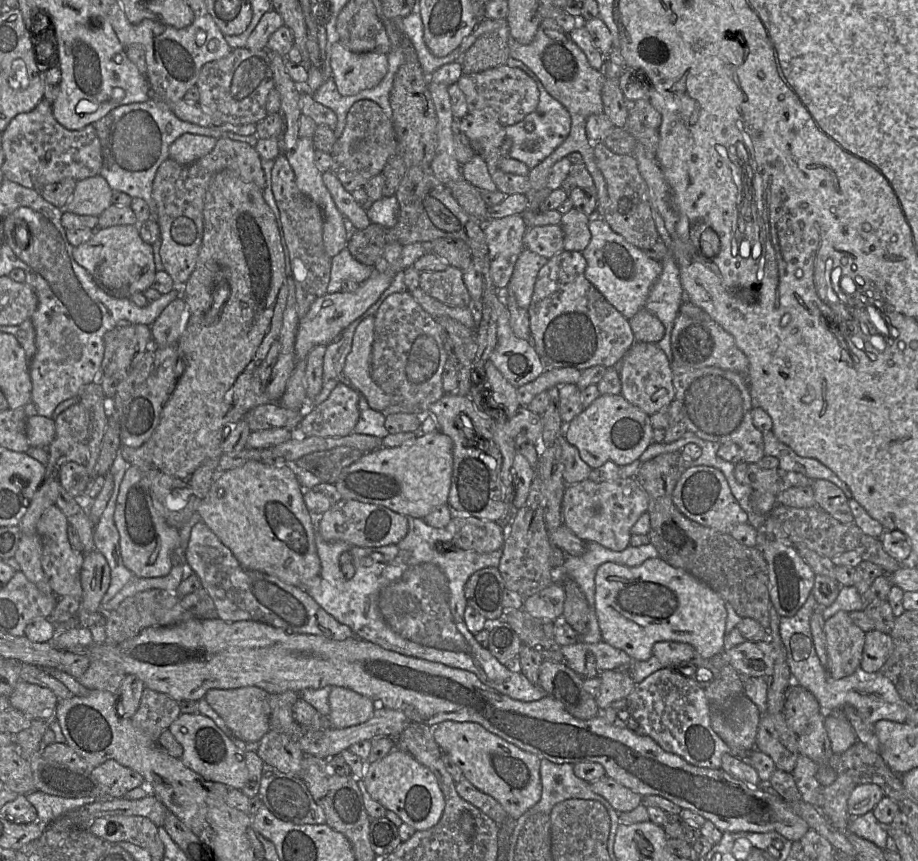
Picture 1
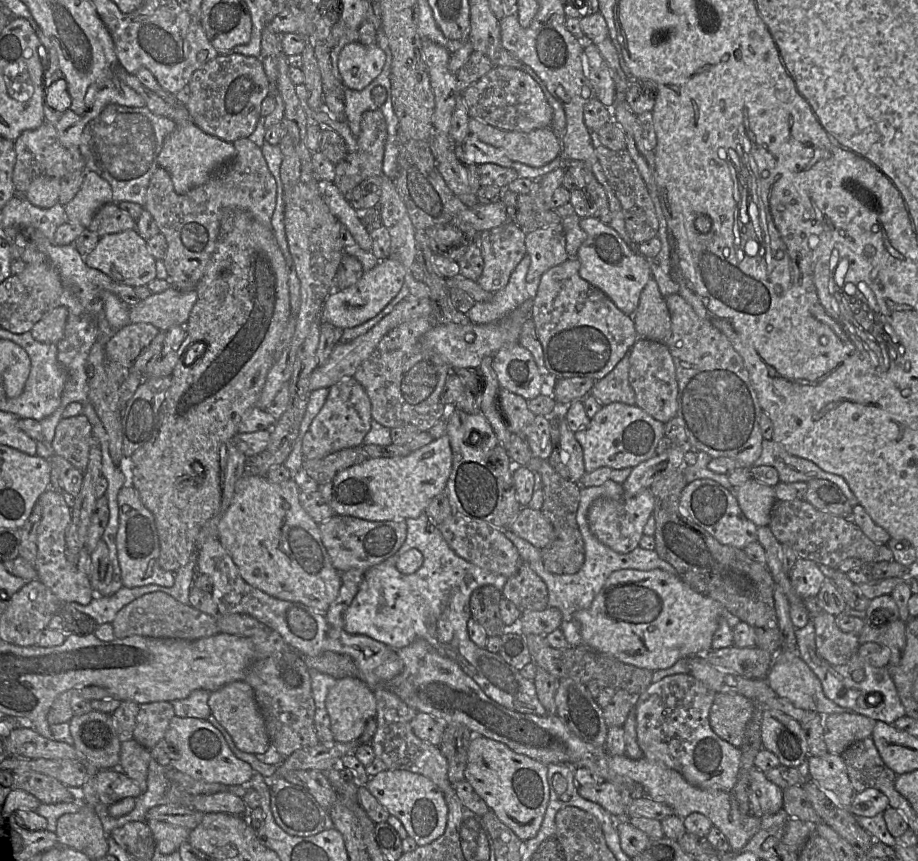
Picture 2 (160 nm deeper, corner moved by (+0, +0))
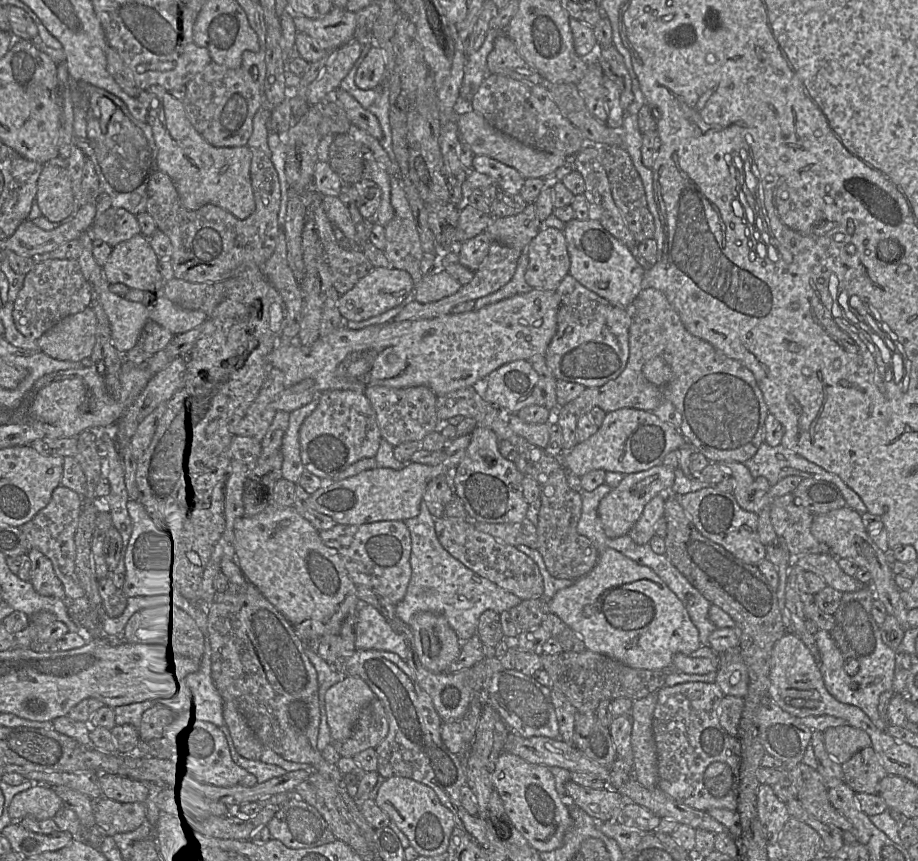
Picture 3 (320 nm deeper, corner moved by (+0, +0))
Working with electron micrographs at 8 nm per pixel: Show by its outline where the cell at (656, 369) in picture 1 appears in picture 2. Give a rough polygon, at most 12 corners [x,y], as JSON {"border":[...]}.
{"border":[[666,344],[630,350],[635,404],[663,424],[675,418],[678,383]]}

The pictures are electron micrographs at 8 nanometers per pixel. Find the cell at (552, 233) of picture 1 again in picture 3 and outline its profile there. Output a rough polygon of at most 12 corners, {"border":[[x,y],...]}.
{"border":[[564,230],[527,246],[527,283],[556,290],[571,265]]}

